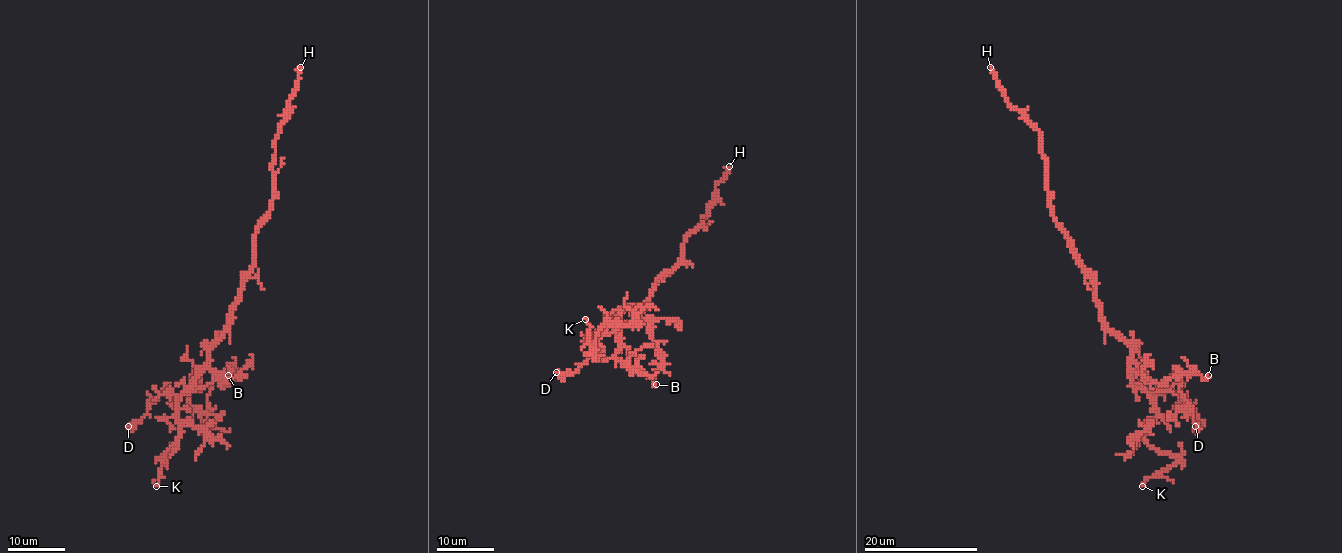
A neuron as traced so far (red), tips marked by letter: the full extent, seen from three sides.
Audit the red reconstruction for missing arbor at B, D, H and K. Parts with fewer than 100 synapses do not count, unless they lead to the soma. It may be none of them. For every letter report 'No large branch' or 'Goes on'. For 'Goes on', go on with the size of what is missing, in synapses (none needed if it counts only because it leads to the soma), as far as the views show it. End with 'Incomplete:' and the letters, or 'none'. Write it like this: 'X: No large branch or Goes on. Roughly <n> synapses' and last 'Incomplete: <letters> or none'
B: No large branch
D: No large branch
H: Goes on
K: No large branch
Incomplete: H

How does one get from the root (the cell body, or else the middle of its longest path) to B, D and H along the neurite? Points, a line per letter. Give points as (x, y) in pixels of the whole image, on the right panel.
B: (1095, 297), (1102, 321), (1151, 379), (1208, 375)
D: (1095, 297), (1102, 321), (1131, 350), (1131, 379), (1152, 391), (1182, 394), (1178, 394), (1194, 408), (1195, 426)
H: (1095, 297), (1090, 273), (1075, 254), (1067, 231), (1054, 218), (1040, 133), (1008, 102), (990, 67)

